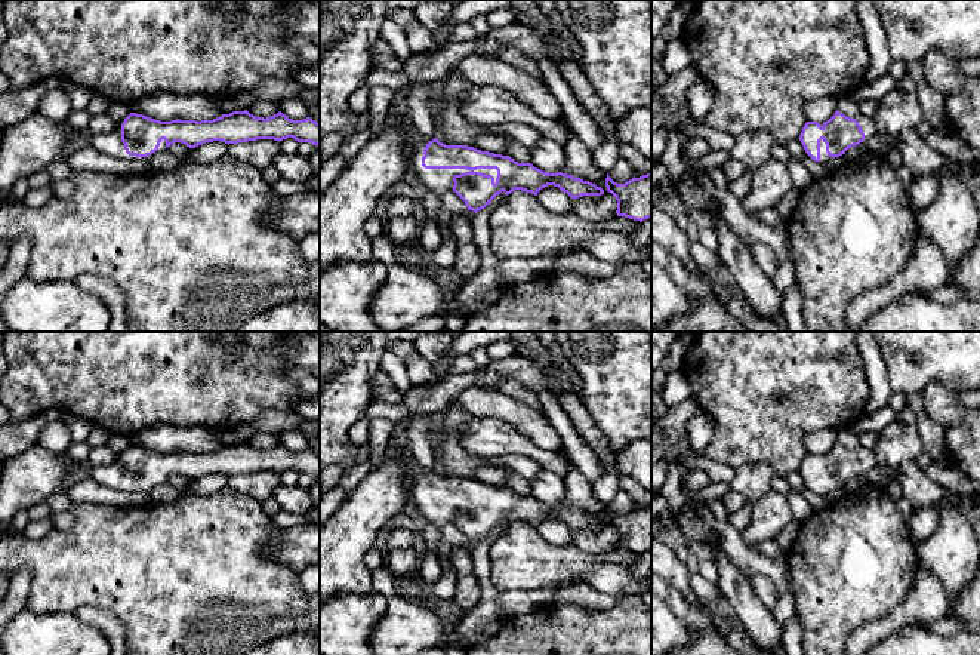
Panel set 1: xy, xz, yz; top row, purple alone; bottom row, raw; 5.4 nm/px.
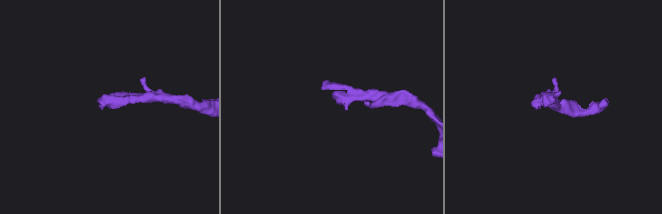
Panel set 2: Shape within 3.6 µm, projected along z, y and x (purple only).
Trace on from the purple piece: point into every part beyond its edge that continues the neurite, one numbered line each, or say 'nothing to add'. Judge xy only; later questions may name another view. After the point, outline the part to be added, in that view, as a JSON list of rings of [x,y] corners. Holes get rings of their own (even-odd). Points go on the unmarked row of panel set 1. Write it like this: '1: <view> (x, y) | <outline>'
1: xy (110, 476) | [[[123,453],[117,455],[115,459],[108,465],[87,467],[84,474],[87,474],[93,480],[96,480],[99,485],[113,488],[115,491],[126,491],[126,492],[144,491],[144,492],[150,493],[157,485],[167,483],[166,473],[163,471],[160,474],[158,482],[155,485],[152,485],[151,488],[147,488],[147,489],[129,488],[124,482],[124,476],[121,473],[121,455]]]

